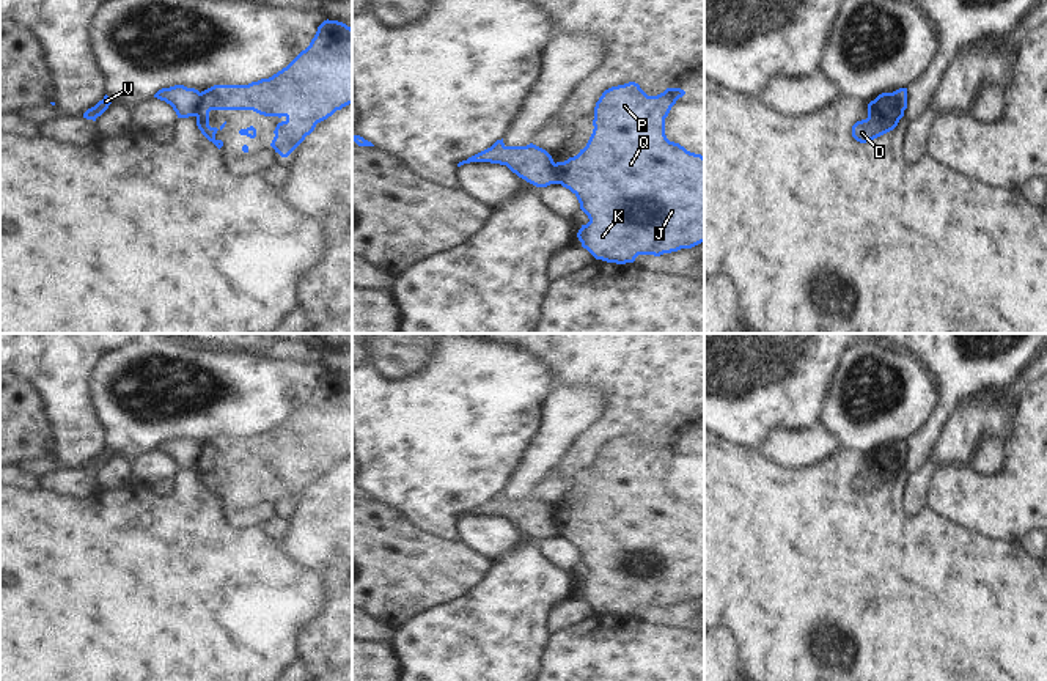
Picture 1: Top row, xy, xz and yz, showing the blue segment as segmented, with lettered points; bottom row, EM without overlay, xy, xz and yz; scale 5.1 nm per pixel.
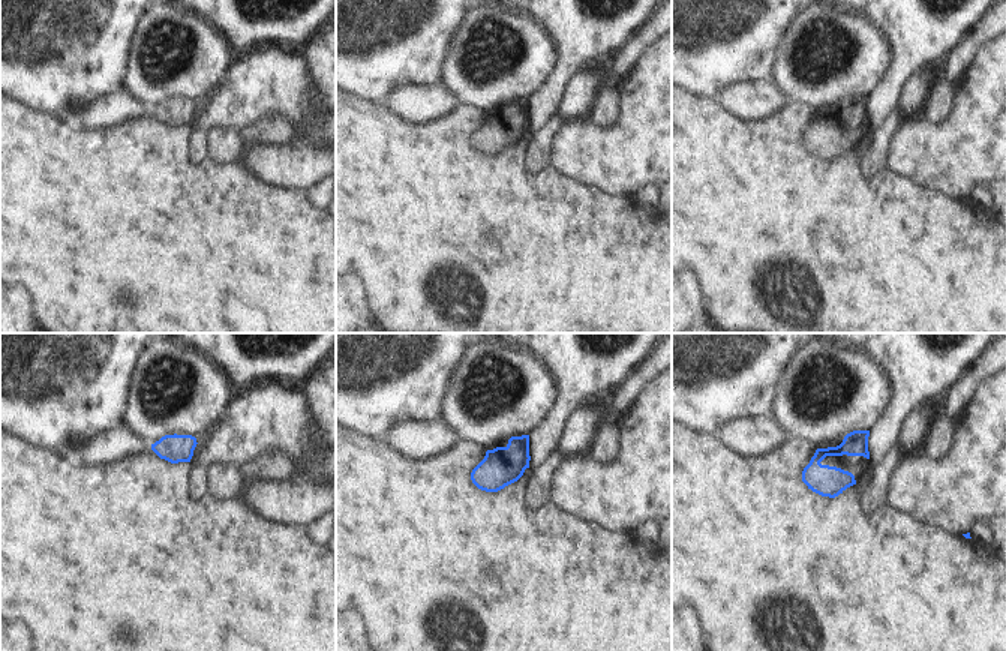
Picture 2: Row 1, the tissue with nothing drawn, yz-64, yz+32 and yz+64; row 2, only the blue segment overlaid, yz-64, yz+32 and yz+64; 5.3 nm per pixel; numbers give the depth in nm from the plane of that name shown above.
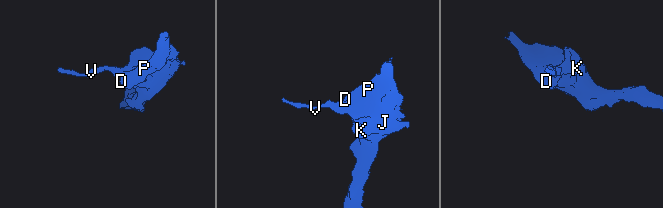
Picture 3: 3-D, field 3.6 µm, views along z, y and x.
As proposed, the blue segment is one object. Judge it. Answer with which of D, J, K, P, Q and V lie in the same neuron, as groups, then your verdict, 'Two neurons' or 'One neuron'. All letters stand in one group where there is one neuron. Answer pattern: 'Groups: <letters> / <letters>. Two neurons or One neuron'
Groups: D J K P Q / V. Two neurons

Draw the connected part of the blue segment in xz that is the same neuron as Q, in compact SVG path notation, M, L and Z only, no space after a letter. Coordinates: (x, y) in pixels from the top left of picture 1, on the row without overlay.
M635 434L605 442L596 455L594 481L586 499L577 508L553 516L560 536L577 549L590 571L577 590L596 612L626 617L638 607L660 609L704 594L704 510L665 488L665 470L684 447L681 440L667 440L657 448L648 448Z

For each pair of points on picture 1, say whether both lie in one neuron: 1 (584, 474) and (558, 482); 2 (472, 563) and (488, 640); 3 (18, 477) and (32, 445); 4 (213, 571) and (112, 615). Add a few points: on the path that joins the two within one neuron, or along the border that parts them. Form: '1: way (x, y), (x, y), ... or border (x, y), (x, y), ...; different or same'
1: way (577, 480), (565, 482); same
2: border (492, 562), (470, 588), (445, 603); different
3: border (49, 455), (25, 458), (16, 463); different
4: way (187, 596), (165, 615), (137, 615); same

